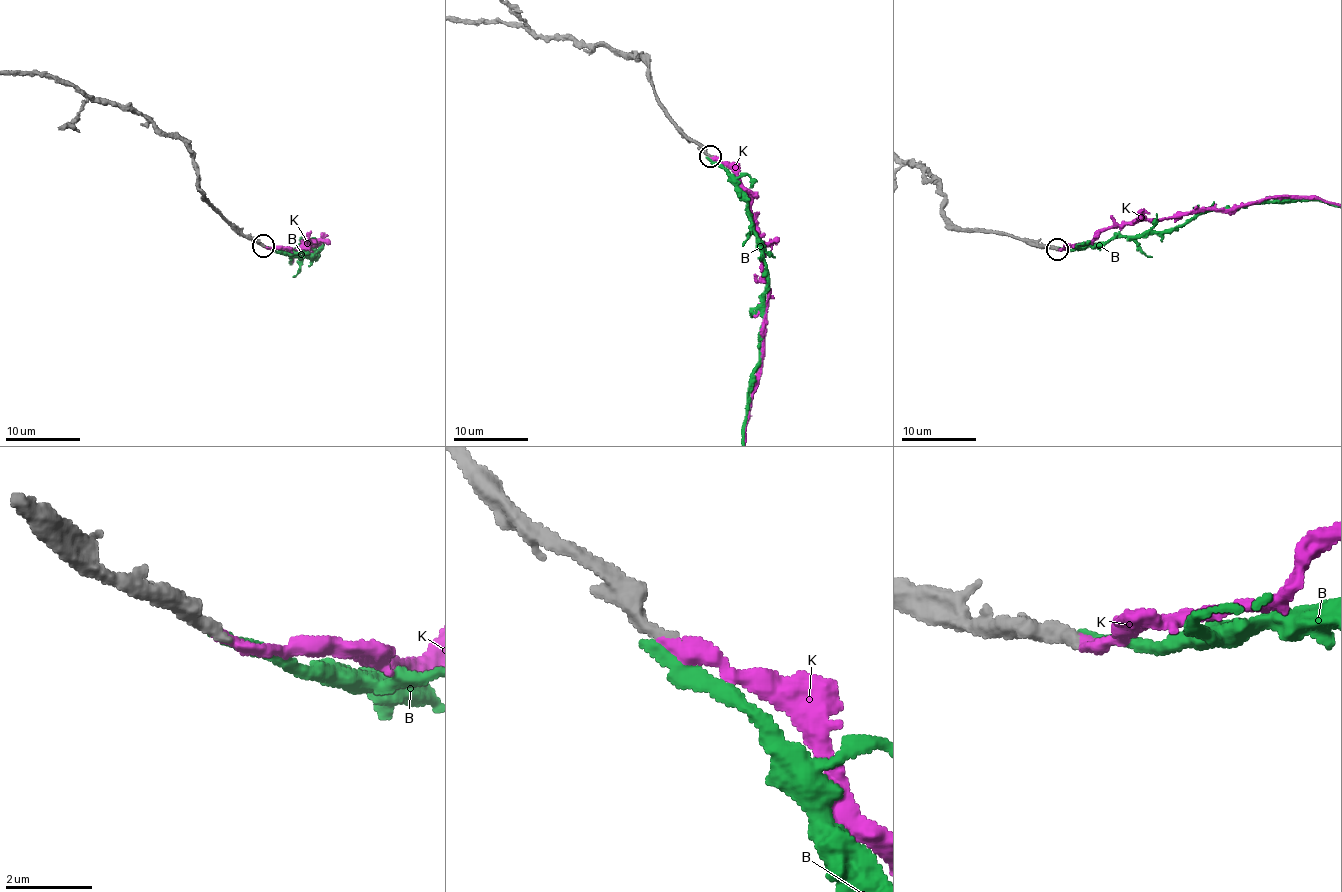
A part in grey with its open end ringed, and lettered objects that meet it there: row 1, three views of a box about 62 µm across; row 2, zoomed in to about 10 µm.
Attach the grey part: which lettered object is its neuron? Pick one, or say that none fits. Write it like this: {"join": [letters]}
{"join": ["K"]}

